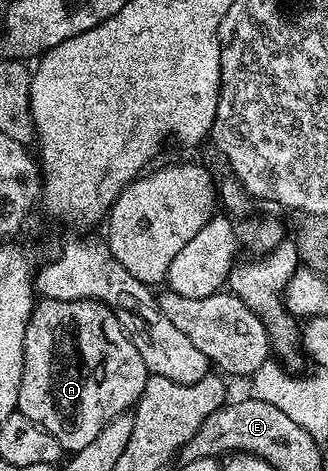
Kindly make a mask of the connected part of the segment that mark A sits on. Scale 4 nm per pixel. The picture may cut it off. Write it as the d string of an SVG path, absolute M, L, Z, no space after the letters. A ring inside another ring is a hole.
M44 298L33 305L32 315L26 324L22 380L18 384L16 408L22 416L26 416L30 420L34 420L34 424L46 428L46 432L50 432L50 436L54 436L54 440L58 440L61 451L75 452L86 448L86 444L90 444L90 440L94 440L94 436L98 436L98 432L102 432L102 428L106 428L106 424L110 424L110 420L114 420L119 414L129 413L135 407L136 401L140 399L142 392L146 388L149 377L142 356L138 356L138 348L134 348L134 344L128 338L128 333L122 328L122 324L117 320L116 314L110 307L94 300L54 300L53 298Z

